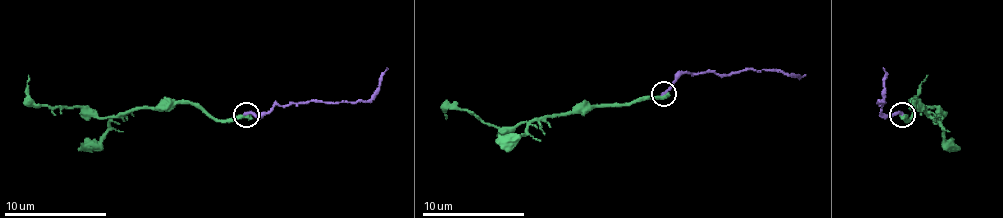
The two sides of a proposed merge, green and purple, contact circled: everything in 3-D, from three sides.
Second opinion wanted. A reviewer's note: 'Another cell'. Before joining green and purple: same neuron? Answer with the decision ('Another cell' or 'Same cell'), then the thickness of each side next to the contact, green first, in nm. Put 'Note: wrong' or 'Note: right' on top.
Note: right
Another cell. Thickness 360 nm (green) against 220 nm

